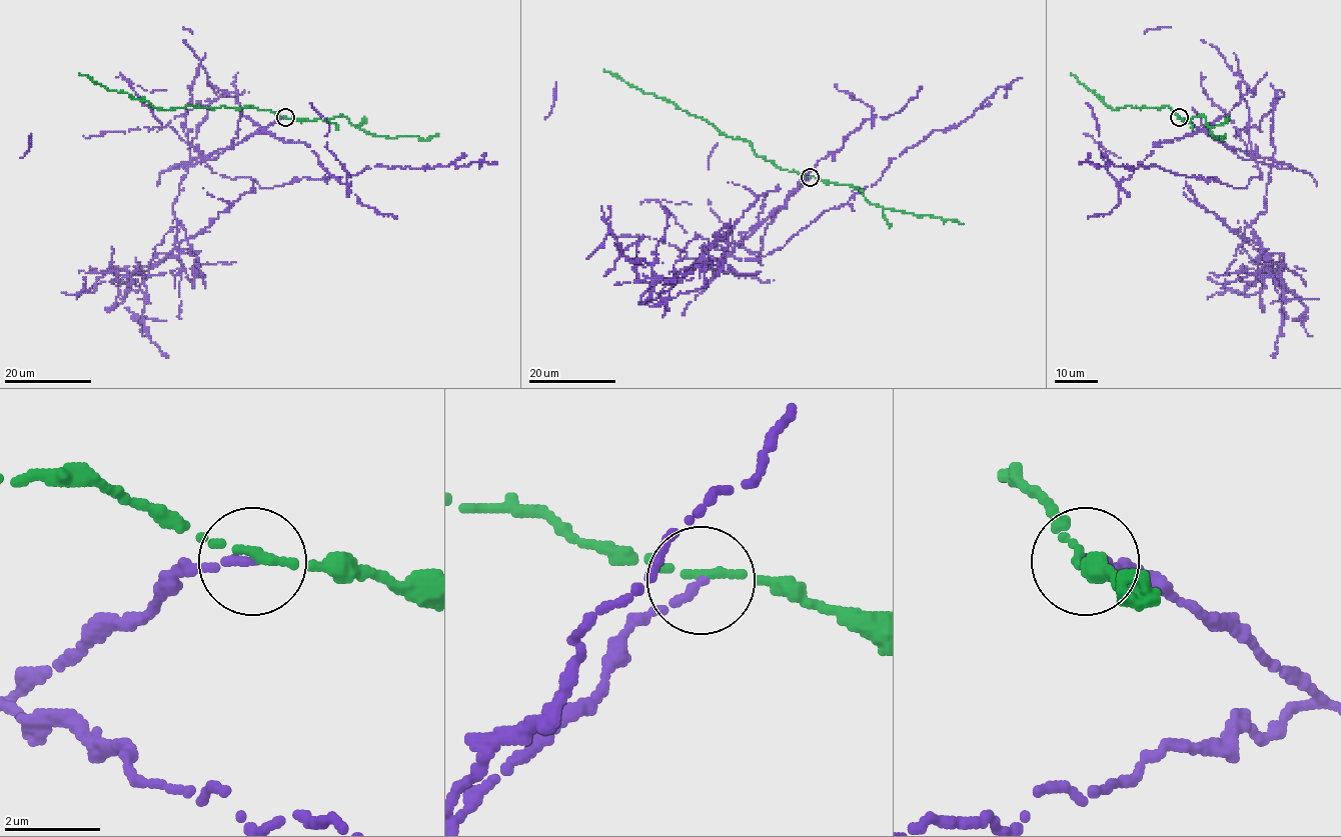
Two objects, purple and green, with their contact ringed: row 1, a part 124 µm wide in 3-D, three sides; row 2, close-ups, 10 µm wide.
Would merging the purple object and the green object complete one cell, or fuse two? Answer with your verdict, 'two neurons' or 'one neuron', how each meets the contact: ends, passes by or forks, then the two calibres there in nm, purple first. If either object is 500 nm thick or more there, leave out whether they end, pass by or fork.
two neurons | purple ends | green ends | 180/240 nm

